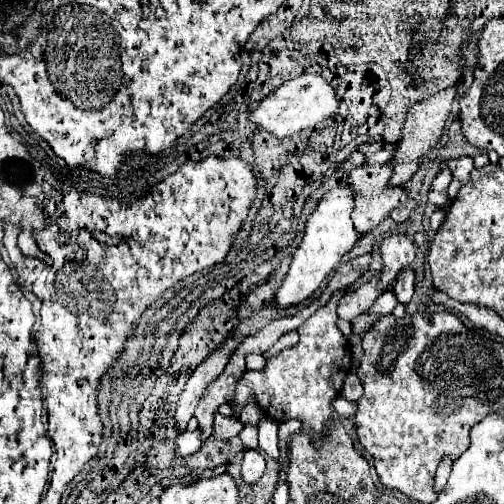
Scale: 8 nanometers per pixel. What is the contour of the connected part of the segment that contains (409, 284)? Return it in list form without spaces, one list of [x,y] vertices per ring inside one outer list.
[[[411,268],[403,270],[397,276],[397,282],[393,286],[393,294],[395,294],[399,304],[407,304],[411,300],[411,296],[413,296],[413,282],[415,282],[415,272]]]

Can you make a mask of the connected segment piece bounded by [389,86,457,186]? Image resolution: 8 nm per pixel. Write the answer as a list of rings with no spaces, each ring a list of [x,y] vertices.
[[[451,86],[451,88],[445,88],[445,90],[437,92],[437,94],[427,96],[425,100],[413,104],[407,110],[405,124],[403,124],[403,130],[401,130],[401,140],[397,142],[397,152],[389,160],[393,164],[393,174],[391,174],[389,186],[401,186],[401,184],[405,184],[413,176],[413,172],[417,172],[419,158],[425,156],[439,142],[439,138],[443,134],[443,126],[447,122],[447,114],[451,110],[451,102],[453,102],[455,96],[457,96],[457,88]]]

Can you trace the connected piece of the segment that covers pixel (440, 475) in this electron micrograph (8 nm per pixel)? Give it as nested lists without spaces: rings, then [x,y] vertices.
[[[445,458],[443,462],[441,462],[441,466],[437,468],[437,474],[435,474],[435,490],[437,490],[437,494],[445,488],[445,484],[447,484],[447,478],[449,478],[449,472],[451,472],[451,460],[449,458]]]

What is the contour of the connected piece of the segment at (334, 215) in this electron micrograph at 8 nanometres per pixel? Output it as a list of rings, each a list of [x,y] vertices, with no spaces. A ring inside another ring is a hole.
[[[339,186],[329,190],[317,204],[317,208],[311,212],[311,216],[305,222],[305,234],[303,240],[299,242],[289,272],[283,278],[277,294],[275,294],[275,306],[279,310],[291,308],[301,304],[305,298],[309,298],[321,282],[327,278],[327,274],[339,264],[345,252],[353,248],[357,242],[357,232],[351,222],[351,210],[353,210],[353,198],[351,198],[351,188],[349,186]]]

